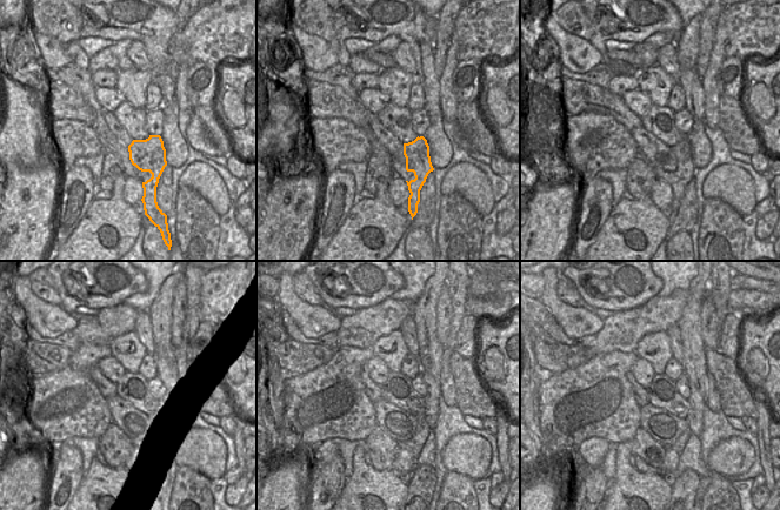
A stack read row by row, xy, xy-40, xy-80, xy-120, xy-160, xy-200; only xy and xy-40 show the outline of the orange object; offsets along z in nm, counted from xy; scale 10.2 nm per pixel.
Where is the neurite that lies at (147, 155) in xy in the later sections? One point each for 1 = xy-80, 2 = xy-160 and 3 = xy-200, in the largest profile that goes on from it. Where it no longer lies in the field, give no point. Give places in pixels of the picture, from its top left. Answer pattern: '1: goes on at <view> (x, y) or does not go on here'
1: goes on at xy-80 (686, 169)
2: goes on at xy-160 (422, 431)
3: goes on at xy-200 (679, 447)

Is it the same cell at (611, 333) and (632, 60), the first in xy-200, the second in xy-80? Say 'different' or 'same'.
same

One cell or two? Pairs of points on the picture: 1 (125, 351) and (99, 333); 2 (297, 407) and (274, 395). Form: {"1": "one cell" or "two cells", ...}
{"1": "two cells", "2": "two cells"}

